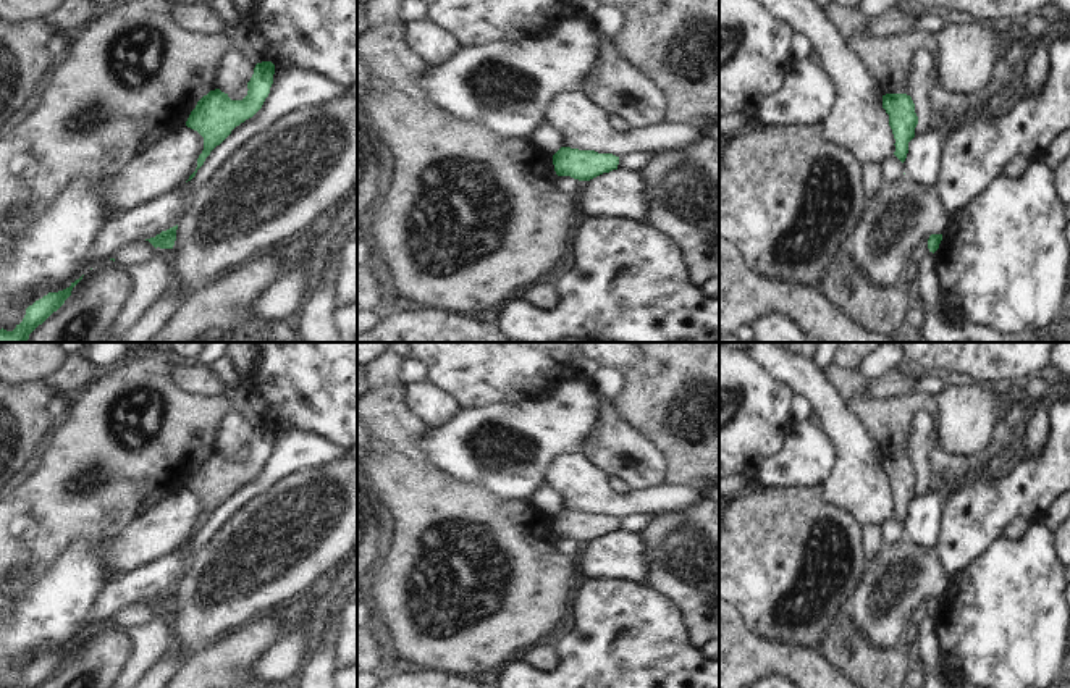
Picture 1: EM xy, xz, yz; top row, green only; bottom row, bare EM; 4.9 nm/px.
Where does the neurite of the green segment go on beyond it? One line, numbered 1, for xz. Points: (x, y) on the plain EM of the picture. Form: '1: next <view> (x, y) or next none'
1: next none

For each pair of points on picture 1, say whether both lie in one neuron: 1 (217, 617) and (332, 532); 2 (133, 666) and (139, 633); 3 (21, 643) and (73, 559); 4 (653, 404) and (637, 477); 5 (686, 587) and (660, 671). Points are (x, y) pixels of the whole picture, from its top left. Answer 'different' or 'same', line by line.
1: same
2: same
3: same
4: different
5: different

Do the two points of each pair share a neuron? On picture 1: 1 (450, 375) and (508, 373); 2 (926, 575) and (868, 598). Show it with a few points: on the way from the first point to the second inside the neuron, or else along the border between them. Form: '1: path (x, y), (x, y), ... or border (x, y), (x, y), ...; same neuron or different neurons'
1: path (464, 373), (493, 373); same neuron
2: path (912, 575), (904, 575), (883, 596); same neuron

